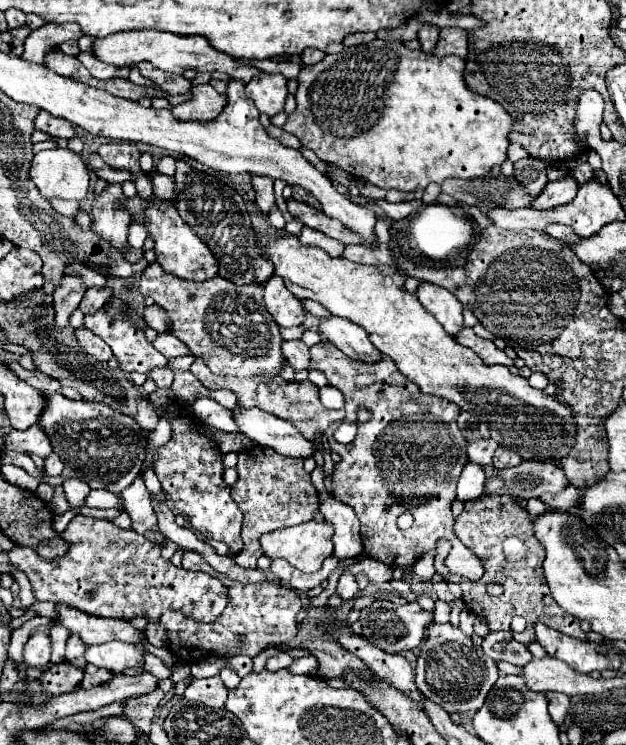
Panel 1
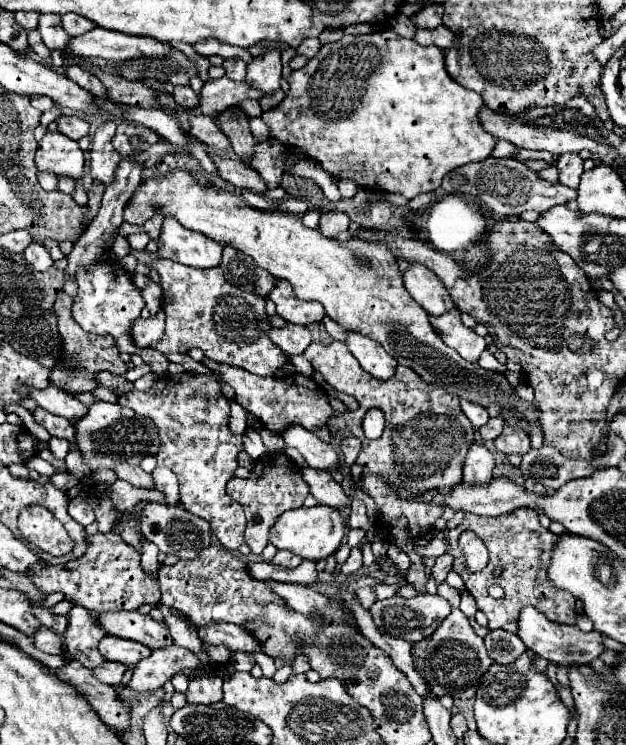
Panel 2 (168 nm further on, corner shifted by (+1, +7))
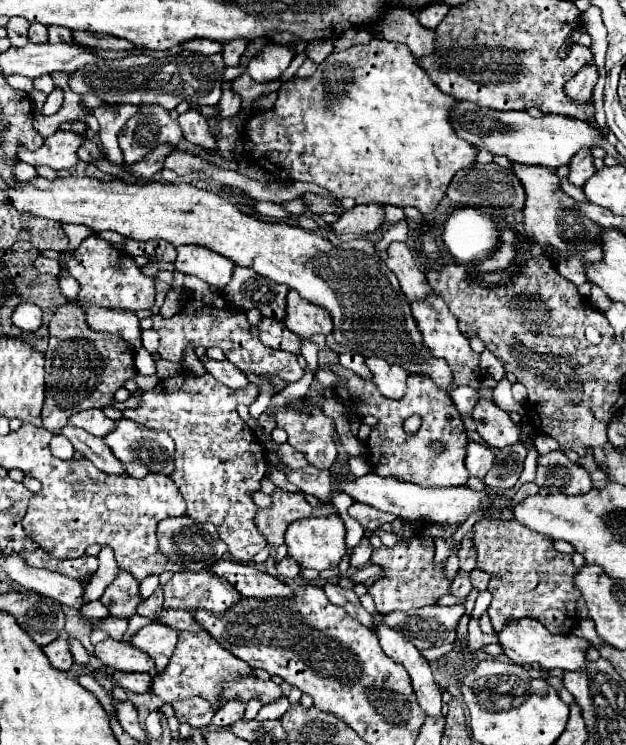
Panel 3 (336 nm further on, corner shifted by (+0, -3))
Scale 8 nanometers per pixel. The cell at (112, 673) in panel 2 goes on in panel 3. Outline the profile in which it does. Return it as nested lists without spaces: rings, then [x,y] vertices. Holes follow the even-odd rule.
[[[115,671],[113,677],[123,689],[127,689],[131,693],[149,693],[151,691],[151,673],[123,673],[123,671]]]

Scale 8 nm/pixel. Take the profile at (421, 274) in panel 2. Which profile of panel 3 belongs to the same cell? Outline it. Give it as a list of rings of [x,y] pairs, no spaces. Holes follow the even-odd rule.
[[[391,243],[387,247],[387,261],[385,263],[397,275],[401,289],[409,301],[425,299],[427,295],[433,293],[425,275],[415,265],[413,255],[405,243]]]

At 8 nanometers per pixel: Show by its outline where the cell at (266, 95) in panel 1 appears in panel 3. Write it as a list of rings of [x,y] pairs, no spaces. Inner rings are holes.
[[[267,43],[247,65],[247,73],[255,81],[273,81],[279,79],[279,75],[289,67],[291,59],[295,57],[295,49],[289,45],[279,43]]]

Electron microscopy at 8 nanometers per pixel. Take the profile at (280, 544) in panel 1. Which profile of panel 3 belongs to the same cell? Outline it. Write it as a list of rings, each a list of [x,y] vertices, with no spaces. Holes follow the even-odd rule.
[[[323,515],[323,517],[307,517],[297,519],[287,527],[285,543],[289,549],[289,557],[293,557],[301,569],[331,569],[337,567],[341,557],[347,553],[345,547],[345,525],[339,515]]]

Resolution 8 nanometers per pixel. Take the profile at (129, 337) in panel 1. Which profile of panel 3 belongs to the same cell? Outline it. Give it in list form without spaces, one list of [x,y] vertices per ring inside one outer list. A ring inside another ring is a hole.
[[[87,237],[67,261],[69,273],[79,281],[79,301],[99,303],[103,307],[123,307],[129,311],[149,309],[155,303],[155,277],[143,275],[131,255],[115,249],[101,237]]]

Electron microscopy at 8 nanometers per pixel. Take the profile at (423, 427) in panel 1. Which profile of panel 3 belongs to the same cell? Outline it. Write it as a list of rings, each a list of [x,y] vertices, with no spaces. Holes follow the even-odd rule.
[[[333,365],[333,373],[339,375],[341,383],[337,385],[337,393],[343,403],[353,401],[371,401],[375,405],[375,415],[379,423],[373,427],[367,447],[371,451],[371,465],[377,475],[389,475],[395,479],[403,479],[407,483],[417,483],[423,487],[461,487],[469,479],[469,471],[465,467],[465,451],[467,451],[467,435],[461,421],[459,411],[455,409],[449,393],[441,391],[427,375],[411,375],[407,379],[407,395],[405,399],[387,399],[375,387],[375,383],[367,383],[367,379],[359,379],[353,371],[347,371],[339,365]],[[411,415],[419,415],[423,419],[421,429],[415,435],[407,435],[403,431],[403,421]],[[433,441],[445,443],[443,453],[435,453],[429,445]]]

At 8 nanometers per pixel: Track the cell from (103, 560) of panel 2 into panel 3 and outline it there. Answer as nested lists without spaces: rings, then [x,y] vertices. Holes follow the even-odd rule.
[[[119,571],[115,581],[105,589],[101,601],[109,607],[109,613],[113,617],[131,617],[135,615],[137,605],[141,603],[139,599],[139,583],[127,575],[127,571]]]

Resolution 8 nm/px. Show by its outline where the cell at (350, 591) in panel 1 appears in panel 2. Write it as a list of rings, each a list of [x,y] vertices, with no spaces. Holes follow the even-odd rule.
[[[354,547],[350,551],[350,557],[346,559],[346,563],[342,567],[342,573],[344,575],[354,575],[360,567],[362,567],[362,551],[360,551],[360,547]]]

